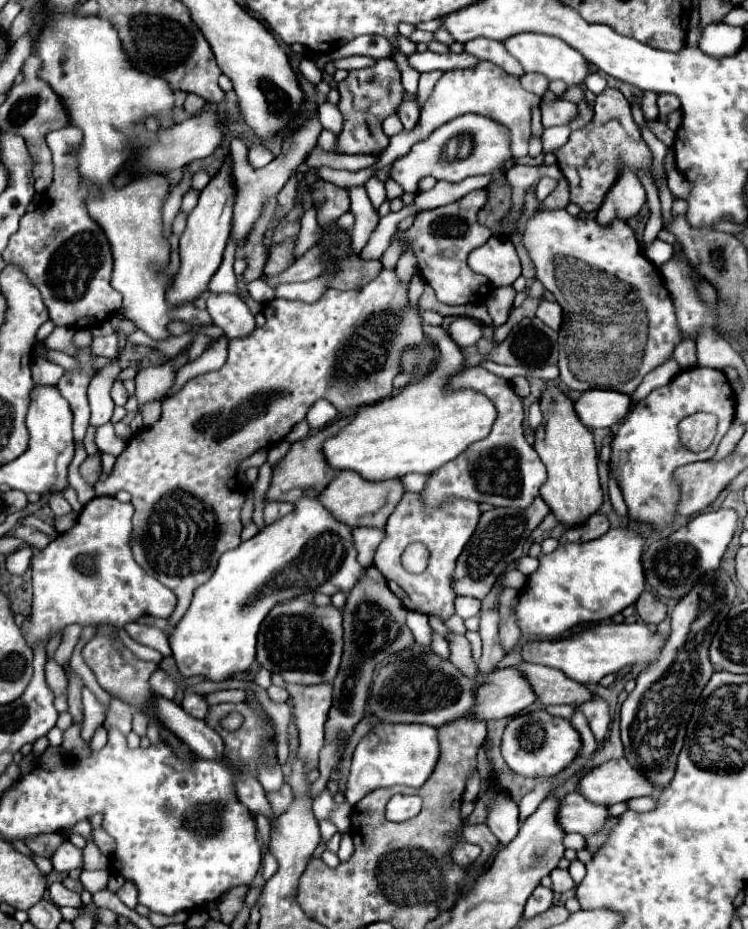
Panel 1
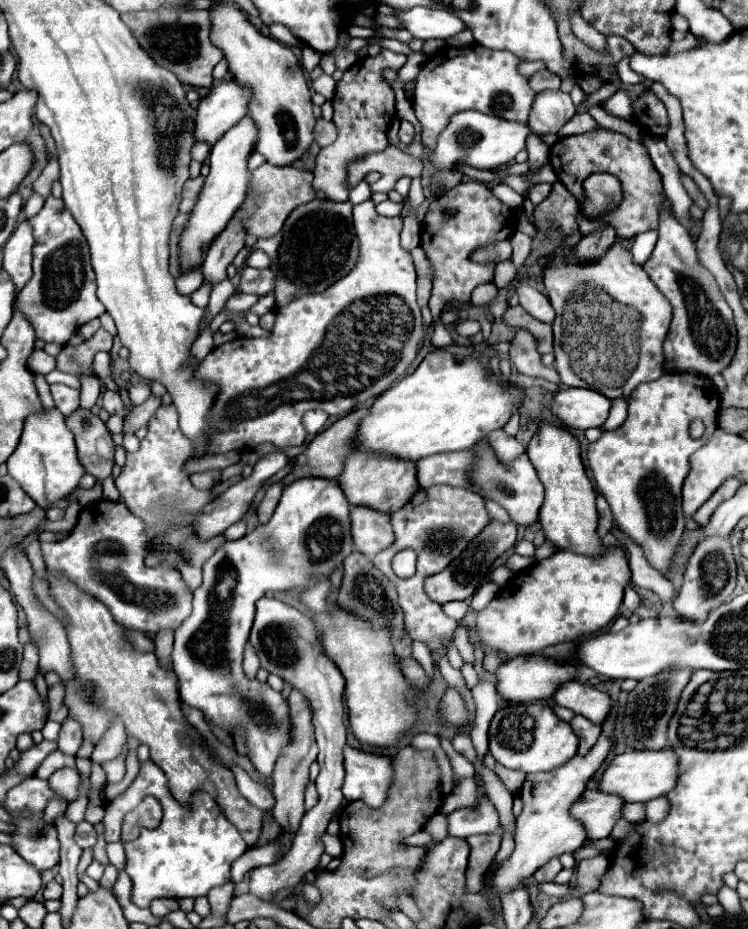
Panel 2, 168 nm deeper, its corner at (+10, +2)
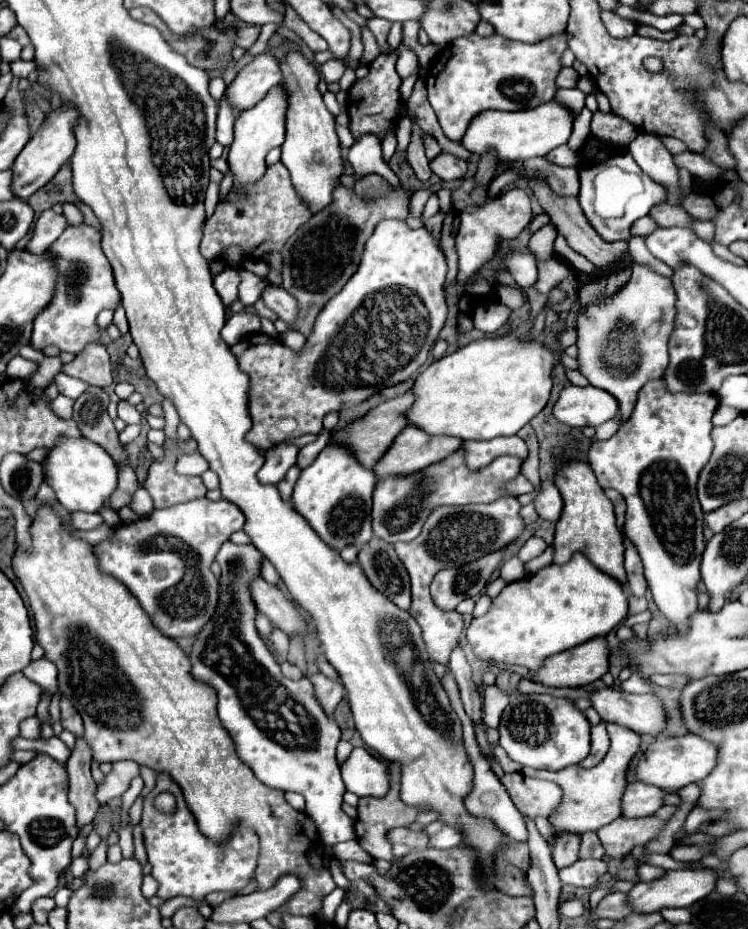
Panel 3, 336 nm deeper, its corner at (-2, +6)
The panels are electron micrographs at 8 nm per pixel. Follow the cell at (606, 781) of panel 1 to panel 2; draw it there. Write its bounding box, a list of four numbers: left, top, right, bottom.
[598,749,678,803]

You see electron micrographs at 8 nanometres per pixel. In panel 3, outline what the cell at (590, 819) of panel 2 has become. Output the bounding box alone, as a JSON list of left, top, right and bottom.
[622,781,676,817]

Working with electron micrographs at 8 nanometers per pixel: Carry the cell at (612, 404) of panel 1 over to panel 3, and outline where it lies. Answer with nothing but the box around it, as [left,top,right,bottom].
[554,385,618,427]

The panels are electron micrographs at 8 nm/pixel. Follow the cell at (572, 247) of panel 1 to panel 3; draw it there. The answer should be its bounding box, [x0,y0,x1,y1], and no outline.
[578,265,676,423]

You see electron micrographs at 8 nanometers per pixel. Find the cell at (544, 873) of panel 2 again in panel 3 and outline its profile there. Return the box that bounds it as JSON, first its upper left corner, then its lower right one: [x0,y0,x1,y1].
[552,833,580,867]

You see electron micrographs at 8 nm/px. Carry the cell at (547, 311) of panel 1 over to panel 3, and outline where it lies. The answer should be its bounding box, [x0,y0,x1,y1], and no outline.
[504,253,538,289]

